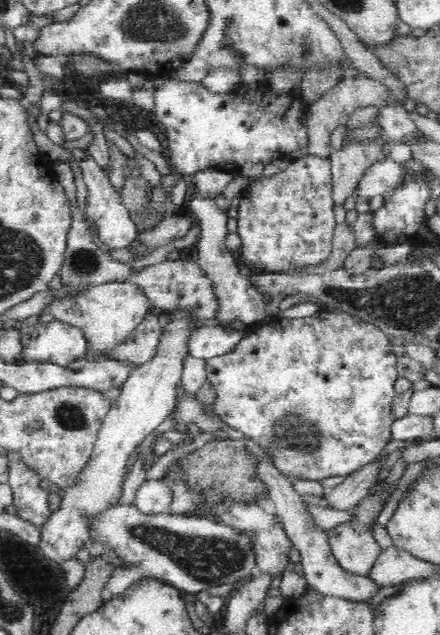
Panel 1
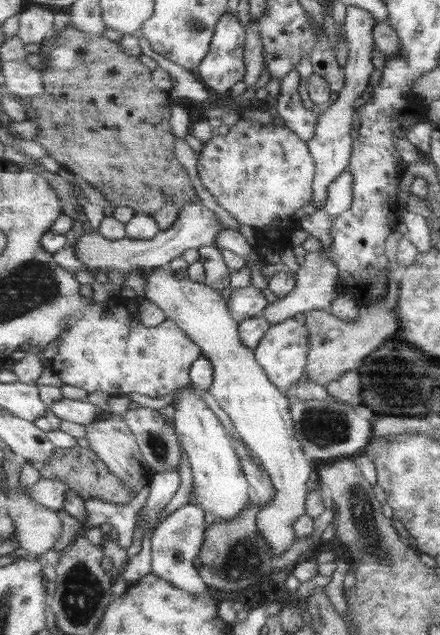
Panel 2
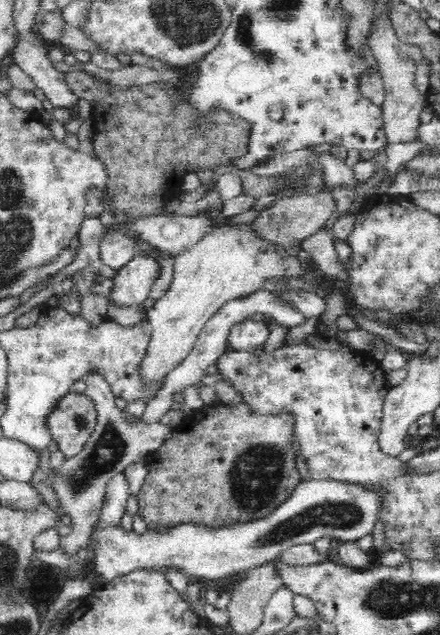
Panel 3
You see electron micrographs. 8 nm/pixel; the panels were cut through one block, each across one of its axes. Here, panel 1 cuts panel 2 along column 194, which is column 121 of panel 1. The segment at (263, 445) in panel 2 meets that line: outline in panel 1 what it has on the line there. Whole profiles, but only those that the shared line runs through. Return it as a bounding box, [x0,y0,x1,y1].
[41,281,150,358]

